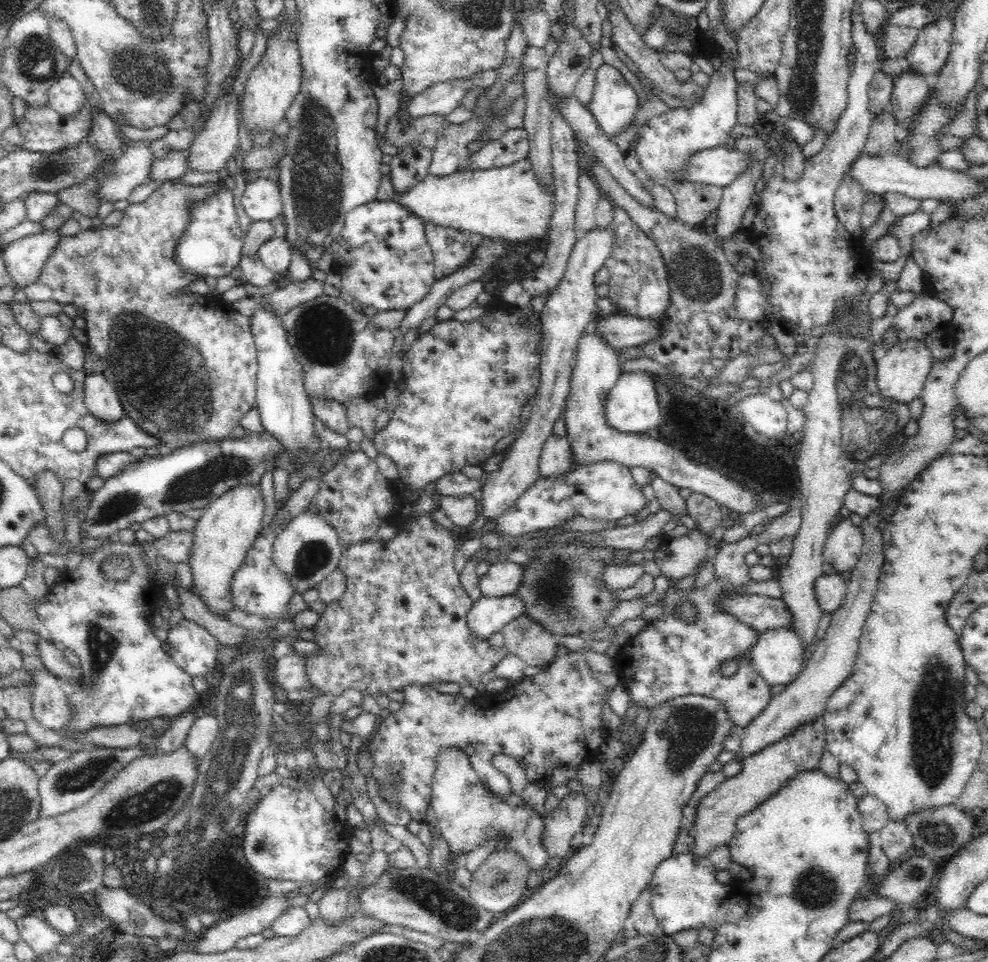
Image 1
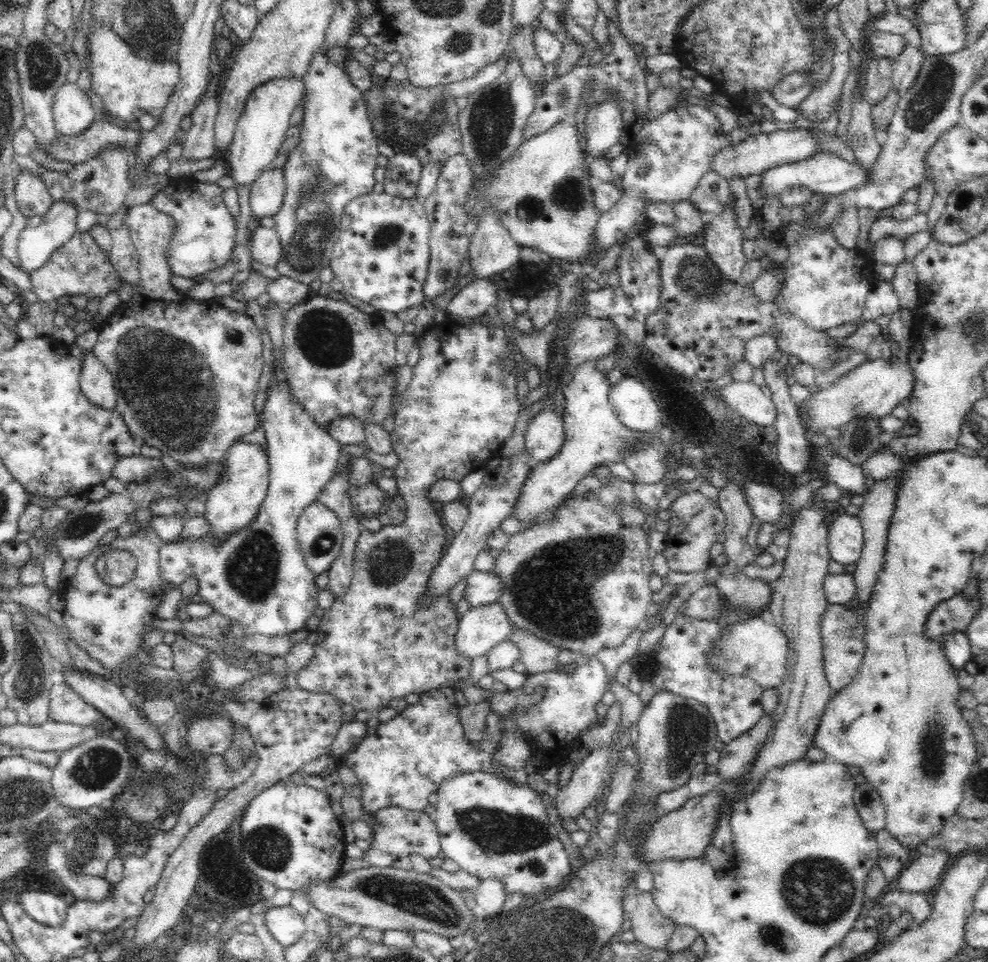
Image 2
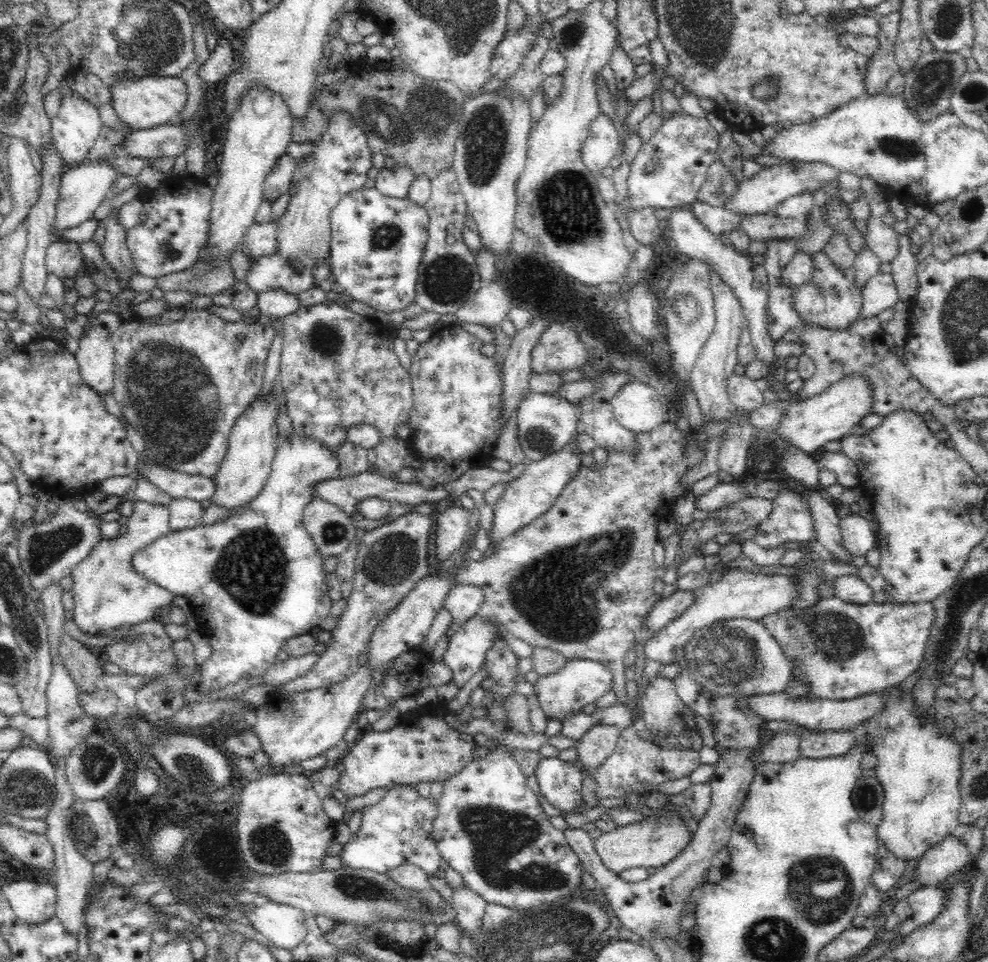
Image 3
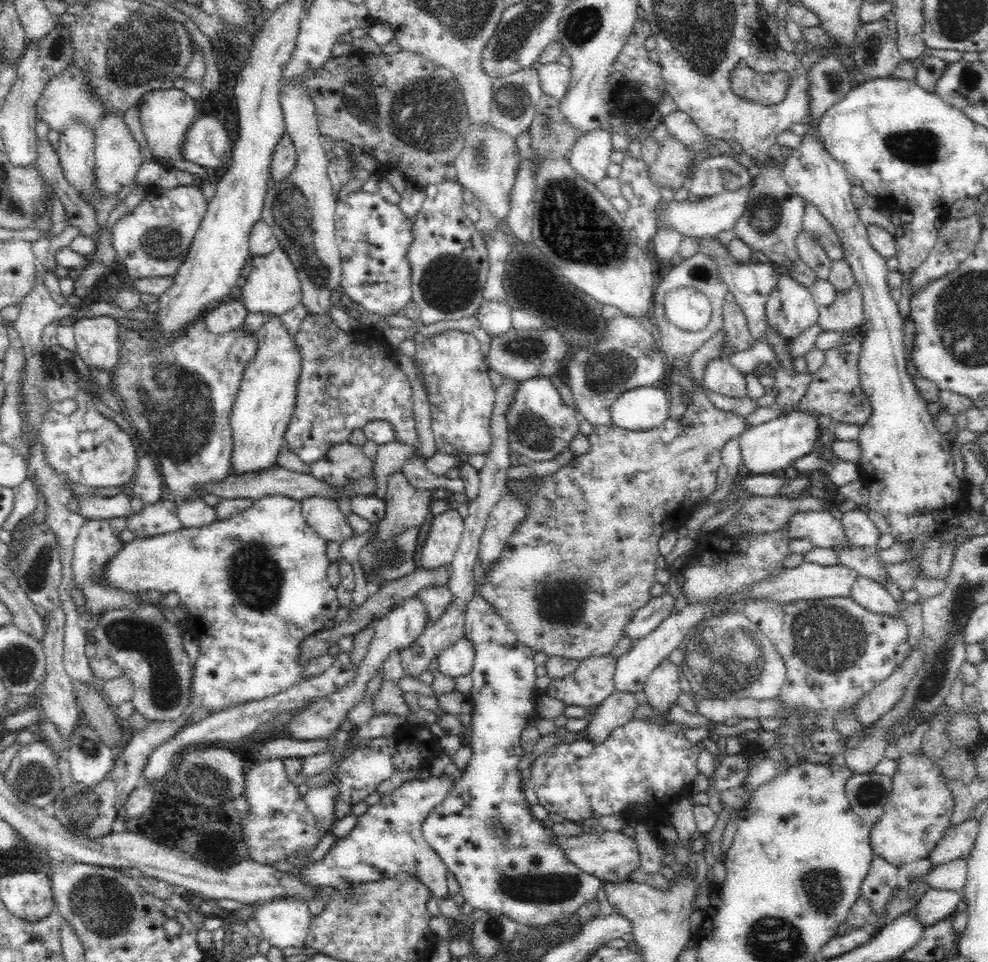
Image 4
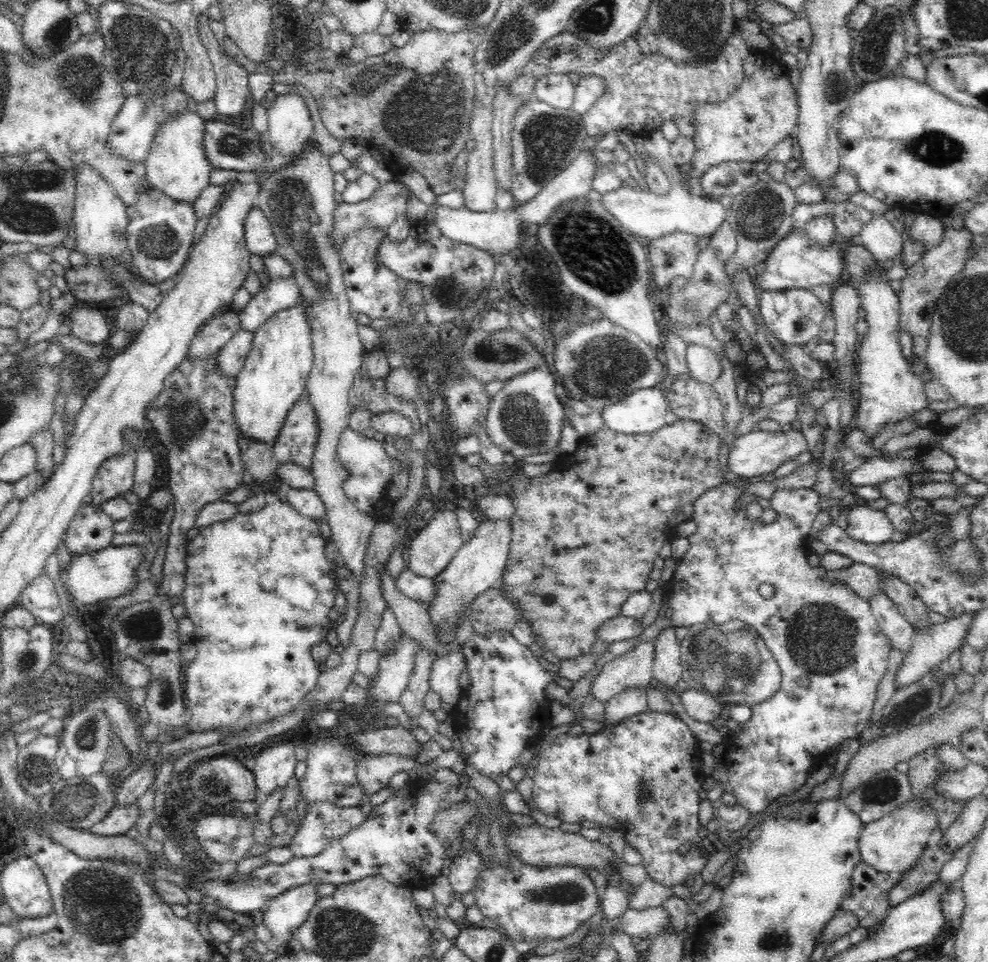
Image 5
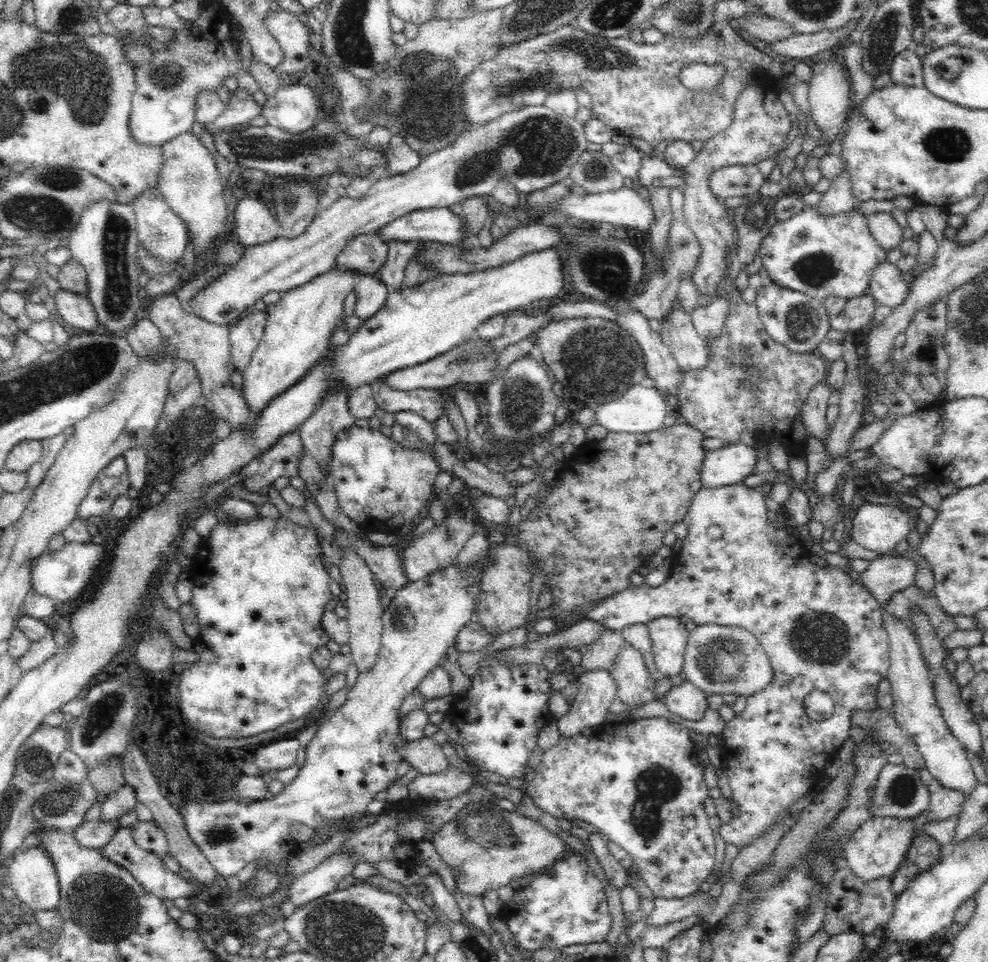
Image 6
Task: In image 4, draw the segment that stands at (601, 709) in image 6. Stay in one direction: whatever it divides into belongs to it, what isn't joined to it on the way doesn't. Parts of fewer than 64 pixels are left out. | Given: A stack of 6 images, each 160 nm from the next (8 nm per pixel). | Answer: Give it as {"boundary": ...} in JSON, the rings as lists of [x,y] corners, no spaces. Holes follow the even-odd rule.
{"boundary":[[[700,603],[686,605],[682,611],[668,615],[650,634],[633,641],[630,649],[619,656],[616,660],[616,668],[612,674],[614,688],[616,691],[636,693],[642,691],[646,684],[648,675],[672,652],[674,648],[679,648],[681,640],[692,624],[698,620],[712,617],[712,609]]]}

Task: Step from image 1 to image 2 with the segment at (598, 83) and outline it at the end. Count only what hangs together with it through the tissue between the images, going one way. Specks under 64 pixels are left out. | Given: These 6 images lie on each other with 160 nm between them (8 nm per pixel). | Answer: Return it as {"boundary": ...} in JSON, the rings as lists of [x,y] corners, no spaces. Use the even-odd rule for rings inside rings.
{"boundary":[[[614,101],[594,105],[586,112],[586,146],[584,152],[589,160],[605,158],[610,148],[619,142],[622,117]]]}

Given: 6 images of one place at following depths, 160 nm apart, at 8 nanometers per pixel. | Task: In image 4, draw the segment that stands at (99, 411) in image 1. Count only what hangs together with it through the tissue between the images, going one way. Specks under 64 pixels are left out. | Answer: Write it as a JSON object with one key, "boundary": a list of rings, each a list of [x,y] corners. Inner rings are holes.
{"boundary":[[[96,316],[71,321],[77,354],[88,367],[112,373],[119,361],[118,320],[110,316]]]}

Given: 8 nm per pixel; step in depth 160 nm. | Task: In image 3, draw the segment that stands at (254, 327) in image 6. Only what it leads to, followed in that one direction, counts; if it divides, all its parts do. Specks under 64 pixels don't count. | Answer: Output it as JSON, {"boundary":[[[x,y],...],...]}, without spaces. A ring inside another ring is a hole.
{"boundary":[[[338,111],[328,121],[320,140],[315,141],[316,146],[302,161],[297,164],[290,189],[290,200],[285,213],[277,222],[277,244],[275,252],[269,256],[253,259],[248,268],[246,284],[257,296],[268,290],[282,290],[285,294],[300,293],[313,288],[313,271],[321,261],[329,260],[330,253],[330,212],[339,203],[339,200],[348,192],[362,188],[368,180],[368,170],[372,168],[370,156],[372,151],[368,147],[364,131],[354,124],[350,113]]]}

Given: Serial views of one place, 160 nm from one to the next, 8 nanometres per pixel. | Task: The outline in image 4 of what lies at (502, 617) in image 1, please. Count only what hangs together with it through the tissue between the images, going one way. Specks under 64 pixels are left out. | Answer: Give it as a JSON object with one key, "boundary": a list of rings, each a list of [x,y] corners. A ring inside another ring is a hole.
{"boundary":[[[462,637],[450,648],[440,651],[437,656],[438,670],[445,676],[456,678],[470,674],[474,662],[474,647]]]}

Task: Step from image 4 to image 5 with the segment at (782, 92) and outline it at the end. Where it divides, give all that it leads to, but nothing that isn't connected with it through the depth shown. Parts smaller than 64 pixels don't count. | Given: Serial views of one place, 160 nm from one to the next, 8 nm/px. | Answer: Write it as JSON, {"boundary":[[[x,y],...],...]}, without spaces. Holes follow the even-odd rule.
{"boundary":[[[734,18],[734,28],[728,36],[728,40],[720,46],[718,55],[706,63],[674,63],[672,59],[662,54],[658,49],[650,53],[642,53],[633,36],[622,40],[620,44],[609,47],[606,51],[600,51],[587,40],[568,32],[560,32],[556,36],[551,36],[534,52],[531,62],[528,62],[518,76],[530,74],[538,80],[547,74],[576,74],[578,76],[596,76],[604,79],[604,92],[602,96],[596,98],[596,102],[583,114],[585,129],[590,137],[610,132],[611,130],[629,130],[632,135],[646,136],[651,132],[661,130],[661,126],[666,121],[675,122],[676,117],[693,125],[695,110],[704,103],[719,103],[725,101],[734,94],[740,84],[743,84],[744,62],[752,54],[762,48],[773,48],[771,37],[762,33],[760,26],[756,22],[749,21],[748,18]]]}

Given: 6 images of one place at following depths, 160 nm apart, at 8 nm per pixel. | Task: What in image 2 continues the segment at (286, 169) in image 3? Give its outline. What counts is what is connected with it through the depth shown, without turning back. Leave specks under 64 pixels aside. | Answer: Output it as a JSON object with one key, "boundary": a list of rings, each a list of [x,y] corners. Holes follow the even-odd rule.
{"boundary":[[[273,167],[266,169],[252,184],[249,203],[256,216],[273,216],[280,210],[286,192],[284,169]]]}

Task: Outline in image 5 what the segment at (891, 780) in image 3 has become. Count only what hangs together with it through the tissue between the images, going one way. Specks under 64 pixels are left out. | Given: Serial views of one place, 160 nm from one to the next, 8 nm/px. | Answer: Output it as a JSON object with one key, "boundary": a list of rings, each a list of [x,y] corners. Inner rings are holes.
{"boundary":[[[918,797],[908,806],[892,810],[888,815],[862,826],[858,836],[860,861],[876,869],[878,872],[906,872],[920,858],[930,834],[937,825],[937,815],[930,804],[921,804]]]}

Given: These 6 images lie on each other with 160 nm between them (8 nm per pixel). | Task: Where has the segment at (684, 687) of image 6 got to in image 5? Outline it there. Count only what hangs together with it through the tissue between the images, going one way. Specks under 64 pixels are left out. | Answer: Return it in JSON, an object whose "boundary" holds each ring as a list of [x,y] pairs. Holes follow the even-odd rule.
{"boundary":[[[688,688],[677,695],[686,714],[698,722],[712,723],[720,714],[720,703],[709,692]]]}

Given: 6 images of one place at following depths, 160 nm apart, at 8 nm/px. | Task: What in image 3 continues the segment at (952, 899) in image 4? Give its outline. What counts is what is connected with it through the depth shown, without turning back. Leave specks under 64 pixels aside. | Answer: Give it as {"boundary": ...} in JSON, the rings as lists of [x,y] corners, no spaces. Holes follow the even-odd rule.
{"boundary":[[[943,886],[922,887],[907,898],[912,914],[896,926],[899,934],[906,937],[919,926],[932,922],[943,911],[948,892]]]}

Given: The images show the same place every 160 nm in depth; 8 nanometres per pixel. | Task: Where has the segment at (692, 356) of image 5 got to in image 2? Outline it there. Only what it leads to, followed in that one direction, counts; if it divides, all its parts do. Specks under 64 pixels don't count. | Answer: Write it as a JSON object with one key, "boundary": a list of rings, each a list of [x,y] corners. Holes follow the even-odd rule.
{"boundary":[[[738,380],[732,381],[730,384],[720,387],[719,395],[722,401],[730,408],[733,409],[740,416],[746,420],[752,421],[754,424],[760,426],[770,426],[776,420],[776,411],[771,398],[762,393],[761,388],[751,381],[740,382]]]}

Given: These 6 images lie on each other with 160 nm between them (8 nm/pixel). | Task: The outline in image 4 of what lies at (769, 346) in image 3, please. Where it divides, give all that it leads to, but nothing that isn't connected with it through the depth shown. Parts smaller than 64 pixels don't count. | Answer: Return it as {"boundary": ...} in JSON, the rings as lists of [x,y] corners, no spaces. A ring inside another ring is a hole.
{"boundary":[[[717,237],[700,239],[700,253],[714,257],[714,259],[718,261],[718,267],[722,267],[720,268],[722,283],[728,287],[728,291],[734,295],[736,303],[742,308],[742,311],[744,311],[752,337],[754,337],[754,340],[764,340],[763,337],[765,336],[767,328],[767,317],[764,313],[765,303],[770,292],[776,290],[778,280],[780,280],[782,276],[789,276],[790,271],[788,271],[784,265],[776,265],[772,262],[761,264],[754,260],[750,264],[735,264],[732,256],[729,254],[729,250],[720,244]]]}

